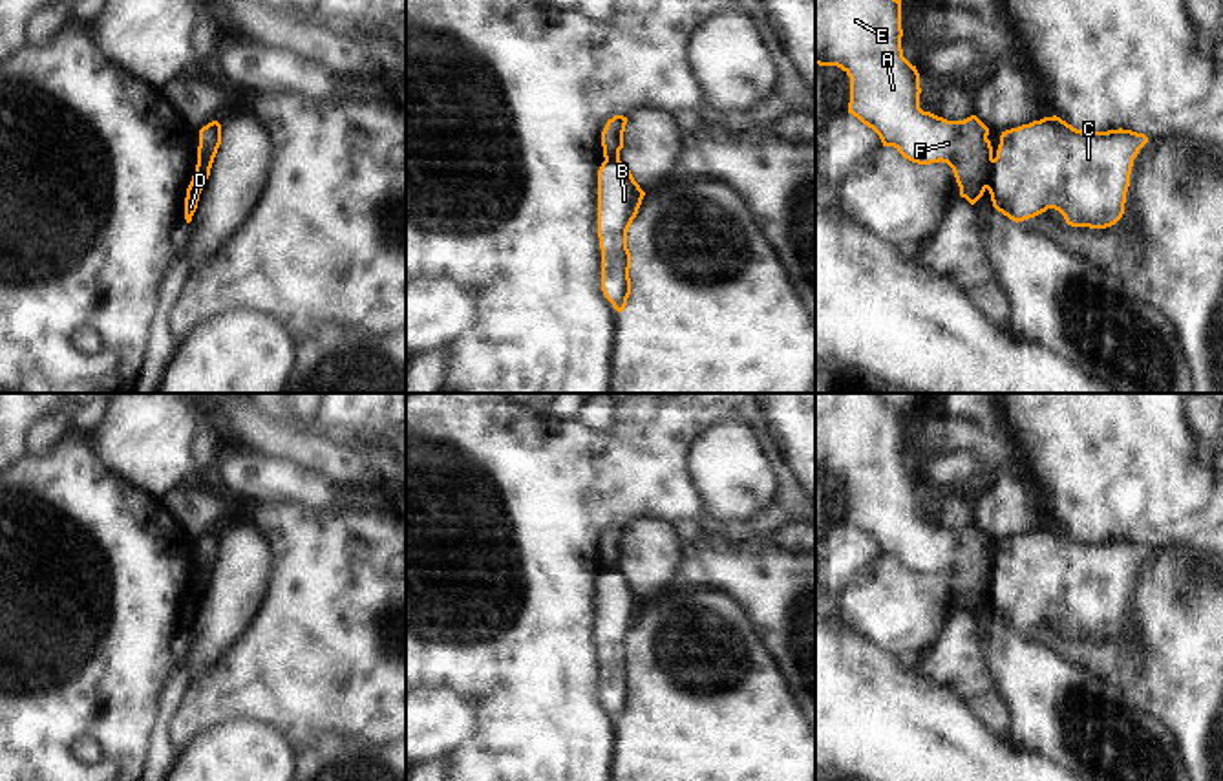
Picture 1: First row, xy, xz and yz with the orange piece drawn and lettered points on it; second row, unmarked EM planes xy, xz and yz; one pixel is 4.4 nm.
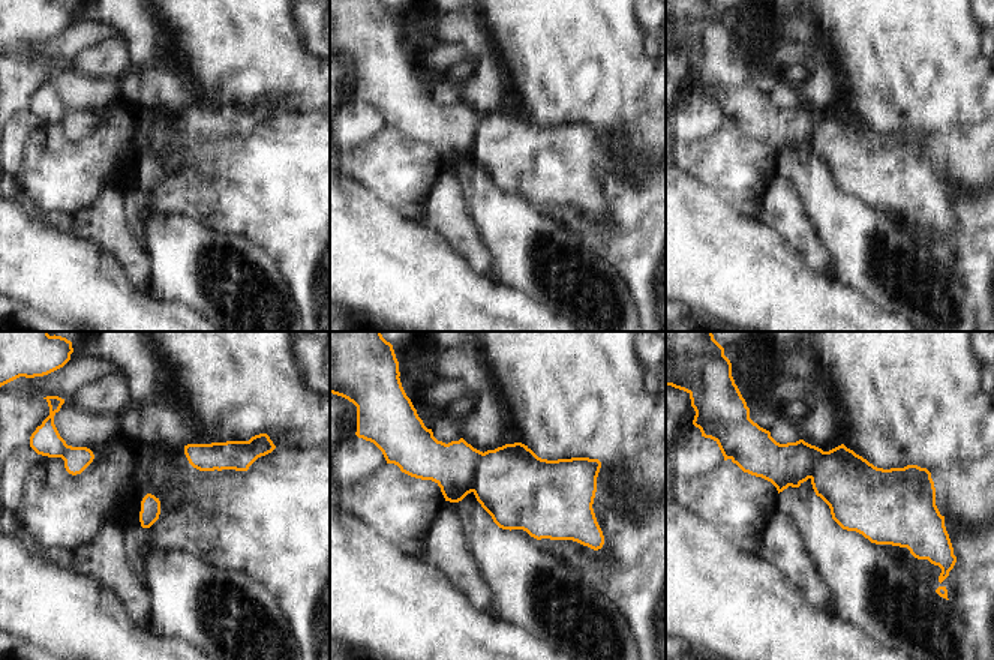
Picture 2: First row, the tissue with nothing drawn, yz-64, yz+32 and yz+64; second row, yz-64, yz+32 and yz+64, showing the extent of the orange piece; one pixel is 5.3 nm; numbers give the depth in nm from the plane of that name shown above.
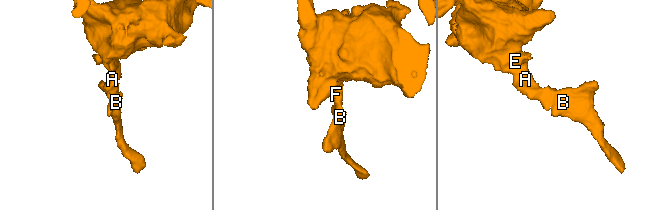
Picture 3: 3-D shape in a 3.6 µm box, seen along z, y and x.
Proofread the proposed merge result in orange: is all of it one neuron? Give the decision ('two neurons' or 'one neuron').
two neurons

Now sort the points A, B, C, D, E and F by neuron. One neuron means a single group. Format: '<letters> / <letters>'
A E F / B C D

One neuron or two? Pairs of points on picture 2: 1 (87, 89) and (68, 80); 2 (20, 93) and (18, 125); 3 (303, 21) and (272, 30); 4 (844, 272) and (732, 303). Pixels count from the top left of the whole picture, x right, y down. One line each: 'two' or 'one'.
1: one
2: two
3: two
4: two

